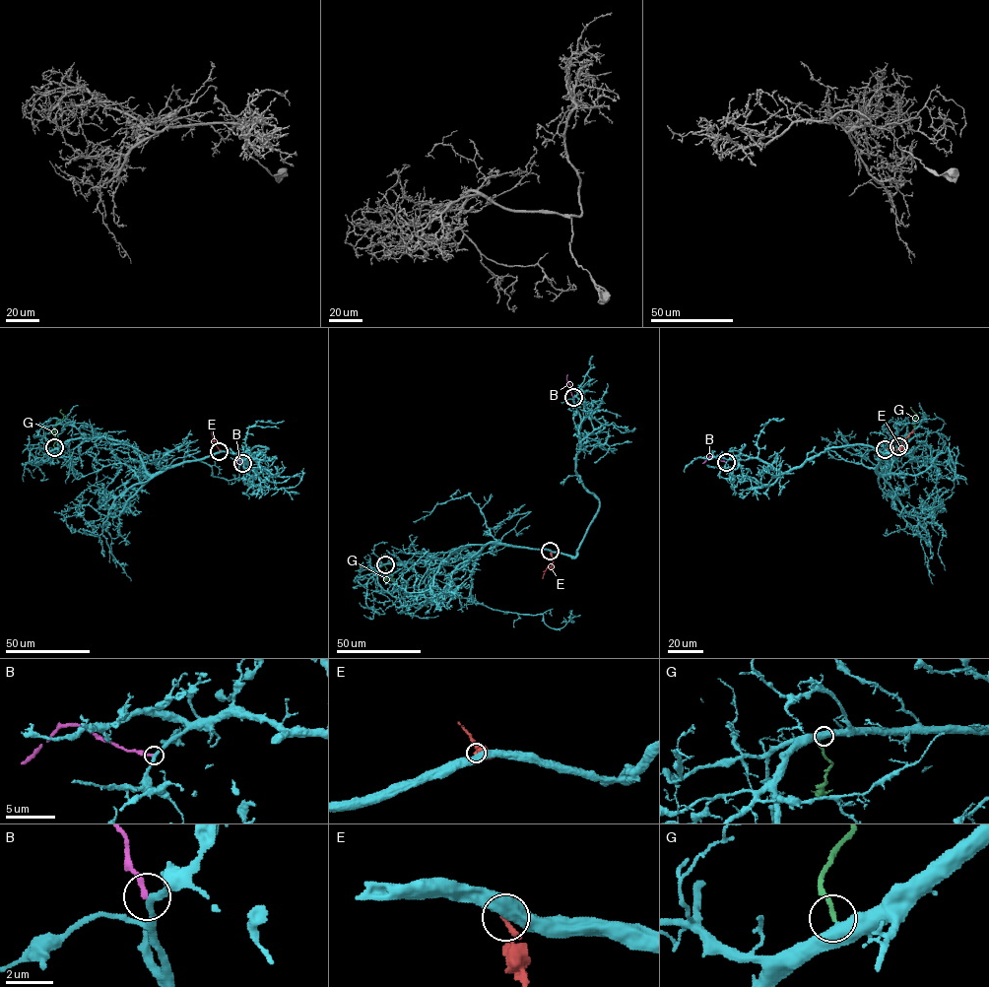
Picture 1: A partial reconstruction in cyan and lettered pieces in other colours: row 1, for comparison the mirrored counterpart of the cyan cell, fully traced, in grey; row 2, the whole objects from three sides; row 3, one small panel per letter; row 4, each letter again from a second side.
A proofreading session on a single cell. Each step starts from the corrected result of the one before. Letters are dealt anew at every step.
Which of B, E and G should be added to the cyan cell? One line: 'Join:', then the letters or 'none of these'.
Join: G

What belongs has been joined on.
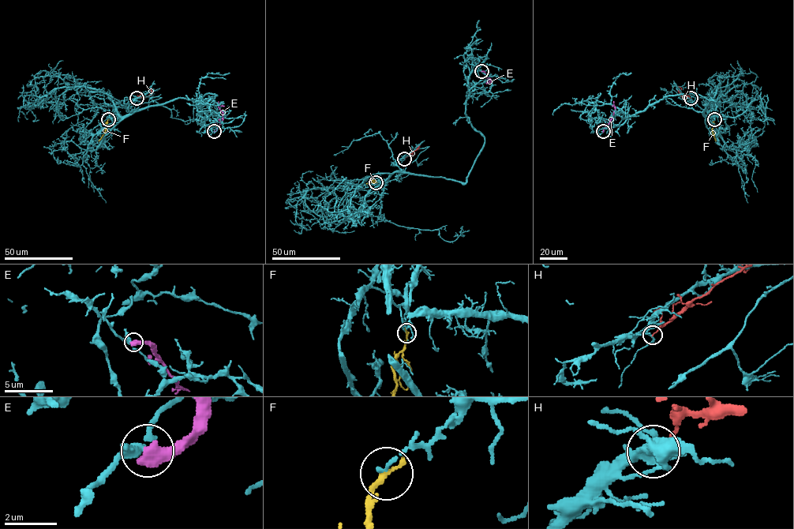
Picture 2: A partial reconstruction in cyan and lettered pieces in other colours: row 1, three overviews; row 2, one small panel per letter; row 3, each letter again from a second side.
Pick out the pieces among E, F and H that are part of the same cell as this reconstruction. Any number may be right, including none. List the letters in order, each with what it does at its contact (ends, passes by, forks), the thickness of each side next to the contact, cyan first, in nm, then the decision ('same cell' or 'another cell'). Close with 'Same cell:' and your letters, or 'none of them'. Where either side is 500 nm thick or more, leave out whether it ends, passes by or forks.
E: 260 nm thick on the cyan side, 550 nm on the other; another cell
F: it ends there; 110 nm thick on the cyan side, 240 nm on the other; another cell
H: it ends there; 190 nm thick on the cyan side, 110 nm on the other; another cell
Same cell: none of them

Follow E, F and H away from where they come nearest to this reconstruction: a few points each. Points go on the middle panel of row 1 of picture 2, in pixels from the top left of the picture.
E: (481, 71), (490, 79), (490, 82), (486, 82), (492, 80)
F: (376, 182), (371, 181), (366, 183)
H: (405, 159), (417, 149), (417, 147)

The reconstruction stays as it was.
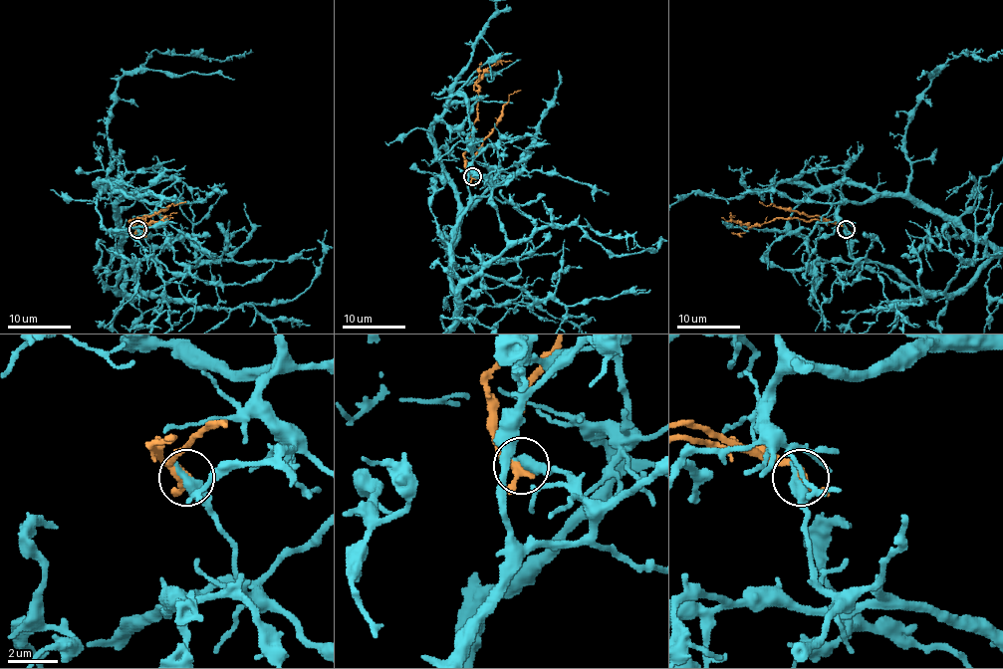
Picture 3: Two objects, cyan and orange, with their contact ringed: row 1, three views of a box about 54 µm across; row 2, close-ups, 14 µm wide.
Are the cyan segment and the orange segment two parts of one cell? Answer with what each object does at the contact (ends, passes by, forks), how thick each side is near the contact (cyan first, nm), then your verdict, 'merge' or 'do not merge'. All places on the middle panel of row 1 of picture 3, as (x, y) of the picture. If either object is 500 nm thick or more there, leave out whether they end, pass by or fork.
cyan ends there; orange passes by; 480 nm thick on the cyan side, 360 nm on the other; do not merge

